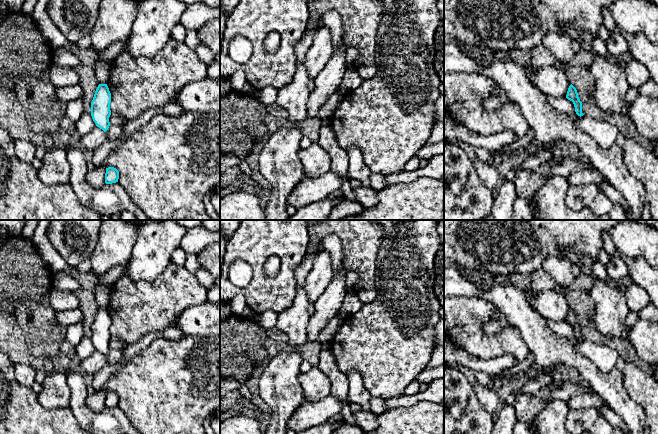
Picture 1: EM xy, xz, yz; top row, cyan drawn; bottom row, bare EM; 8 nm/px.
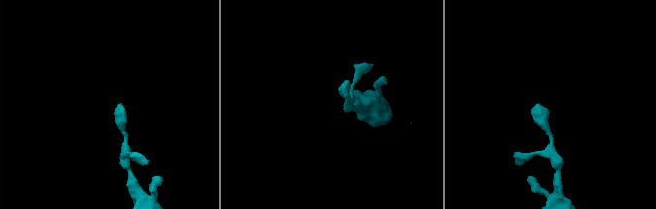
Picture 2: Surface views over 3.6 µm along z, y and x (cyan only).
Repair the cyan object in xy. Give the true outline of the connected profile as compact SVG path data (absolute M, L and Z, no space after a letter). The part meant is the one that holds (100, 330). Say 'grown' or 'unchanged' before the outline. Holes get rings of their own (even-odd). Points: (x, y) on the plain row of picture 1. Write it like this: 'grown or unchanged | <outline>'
unchanged | M99 308L91 326L91 340L96 350L106 356L110 350L109 341L111 317L107 308Z

